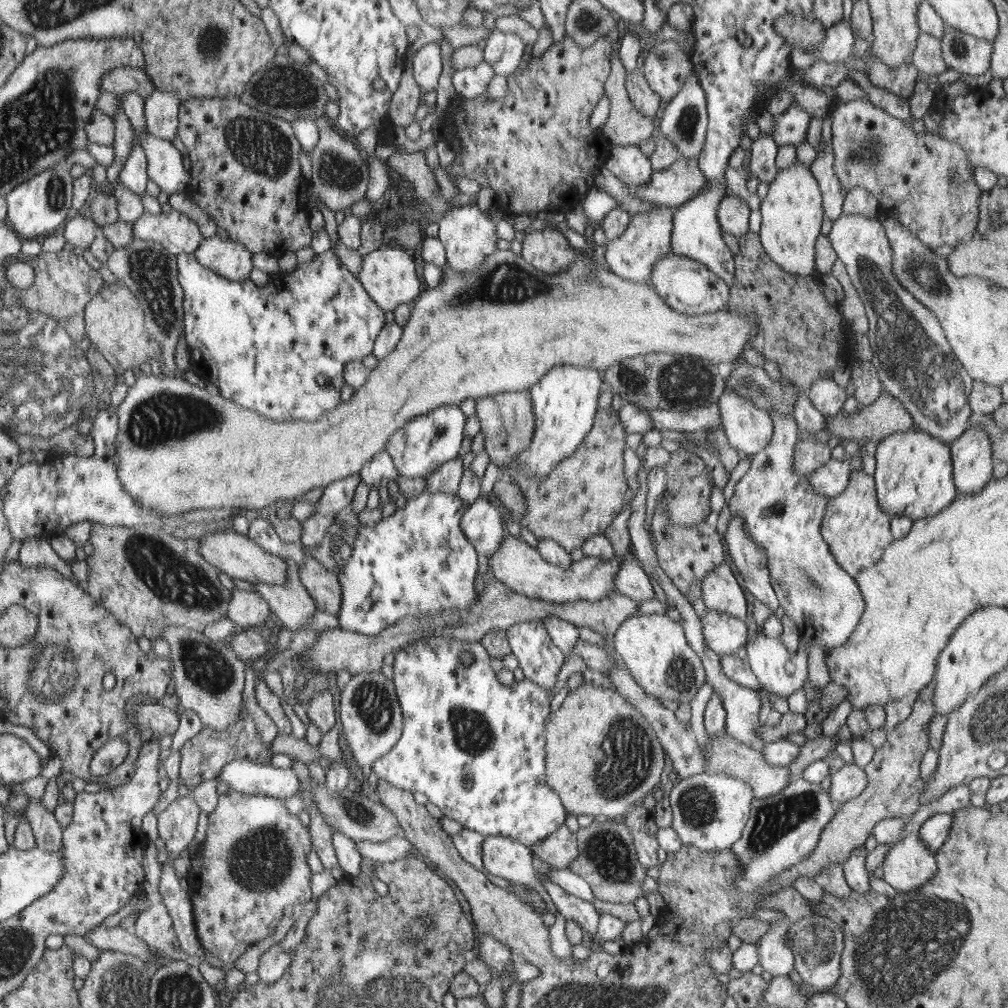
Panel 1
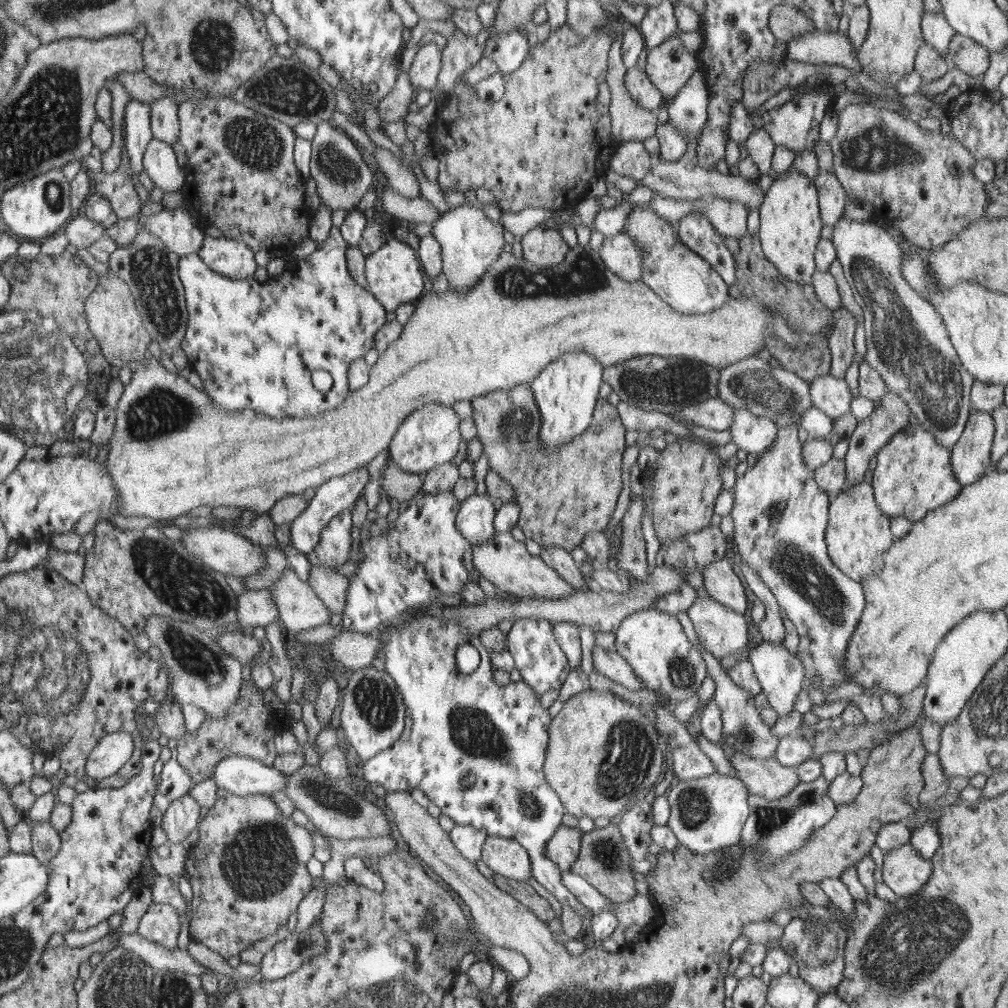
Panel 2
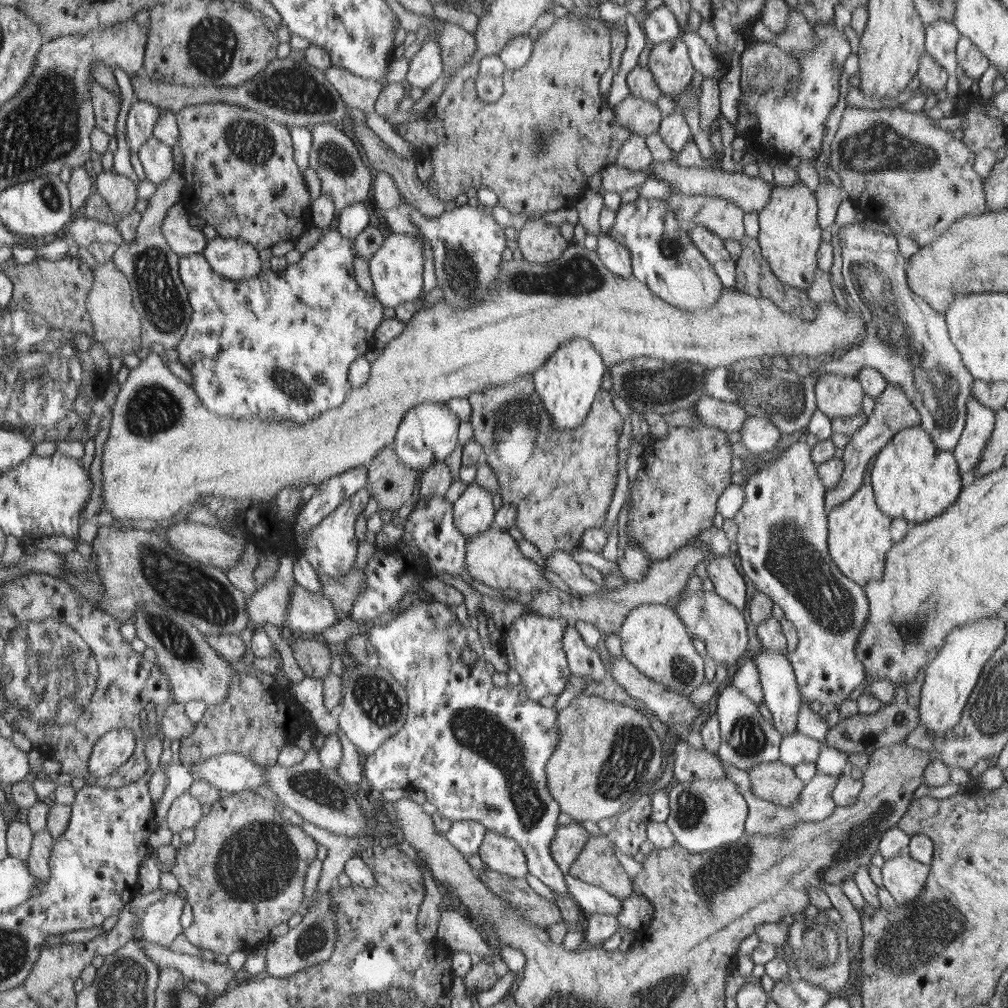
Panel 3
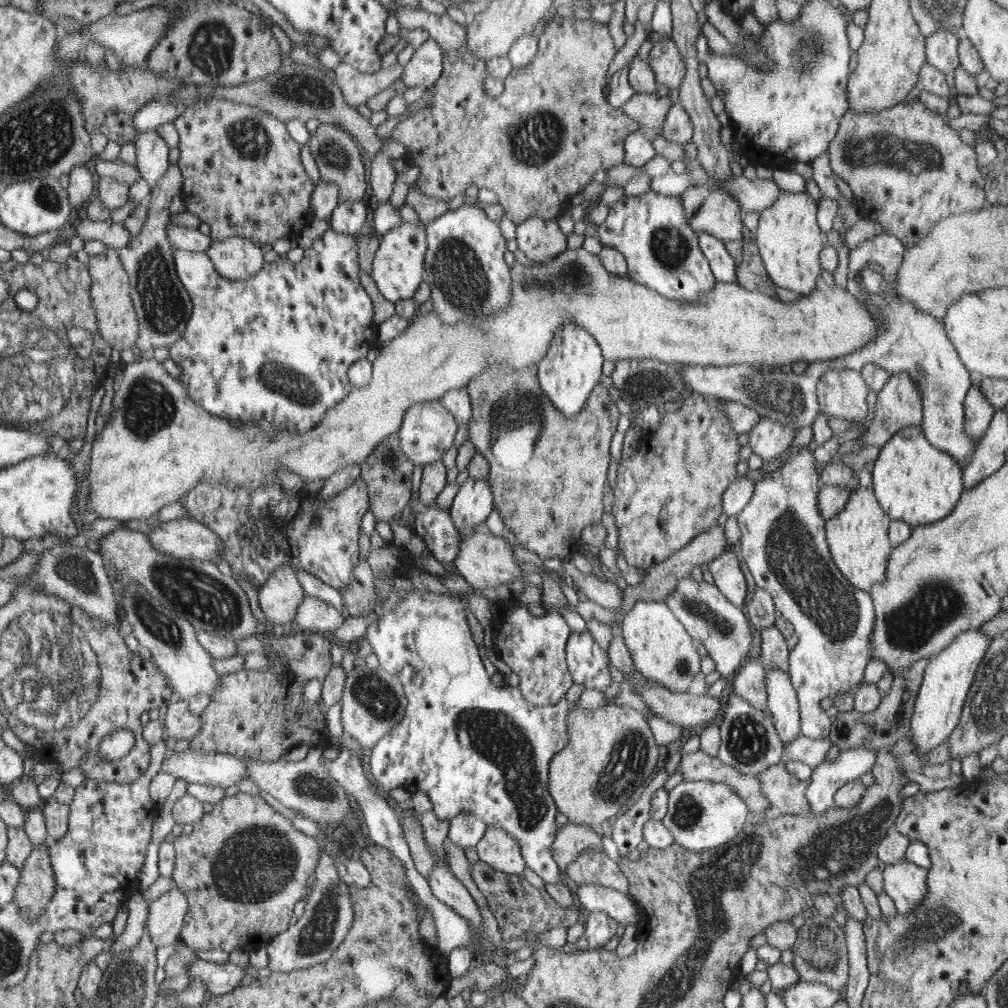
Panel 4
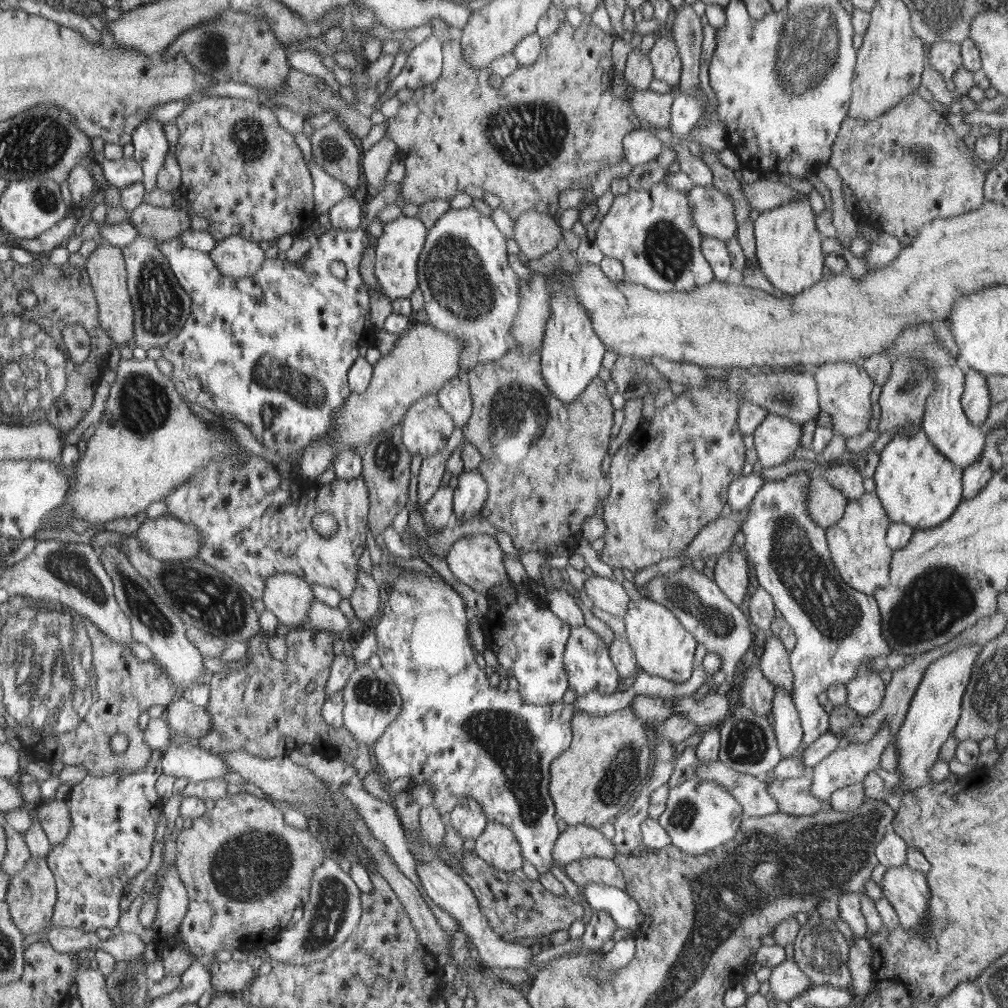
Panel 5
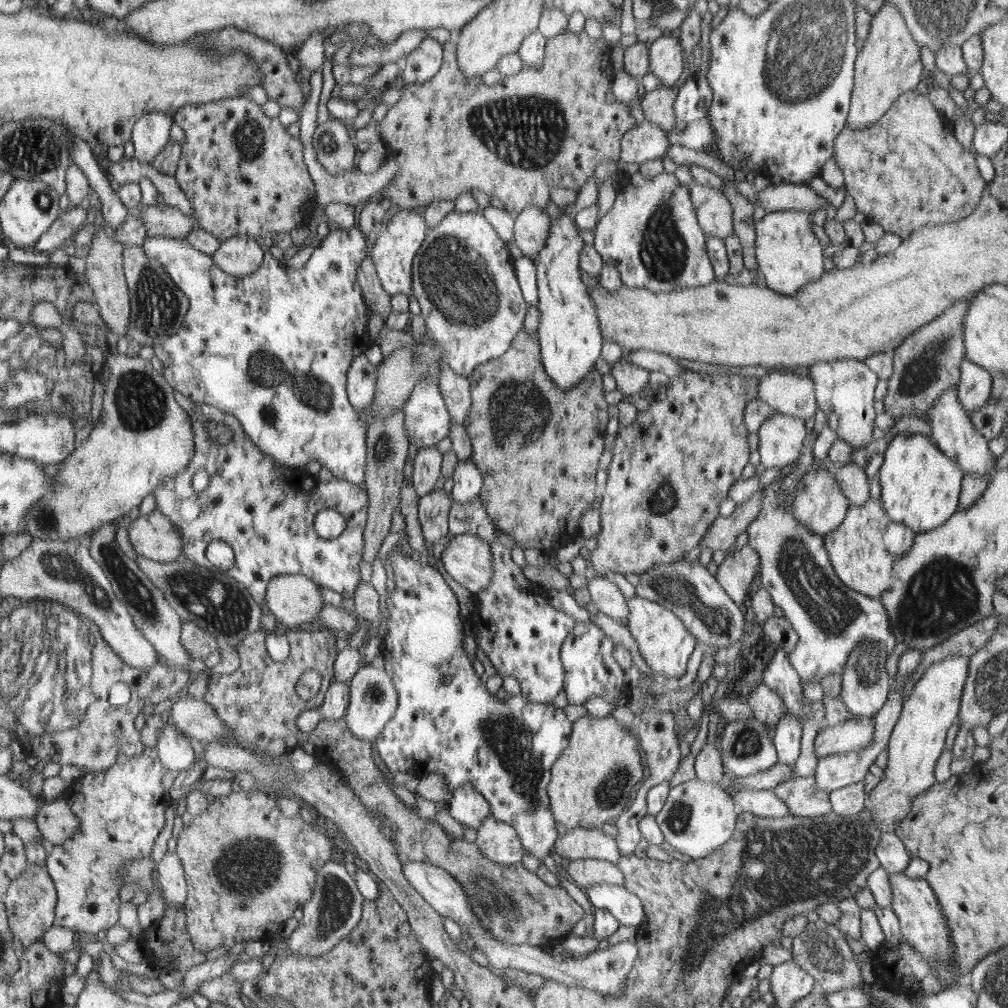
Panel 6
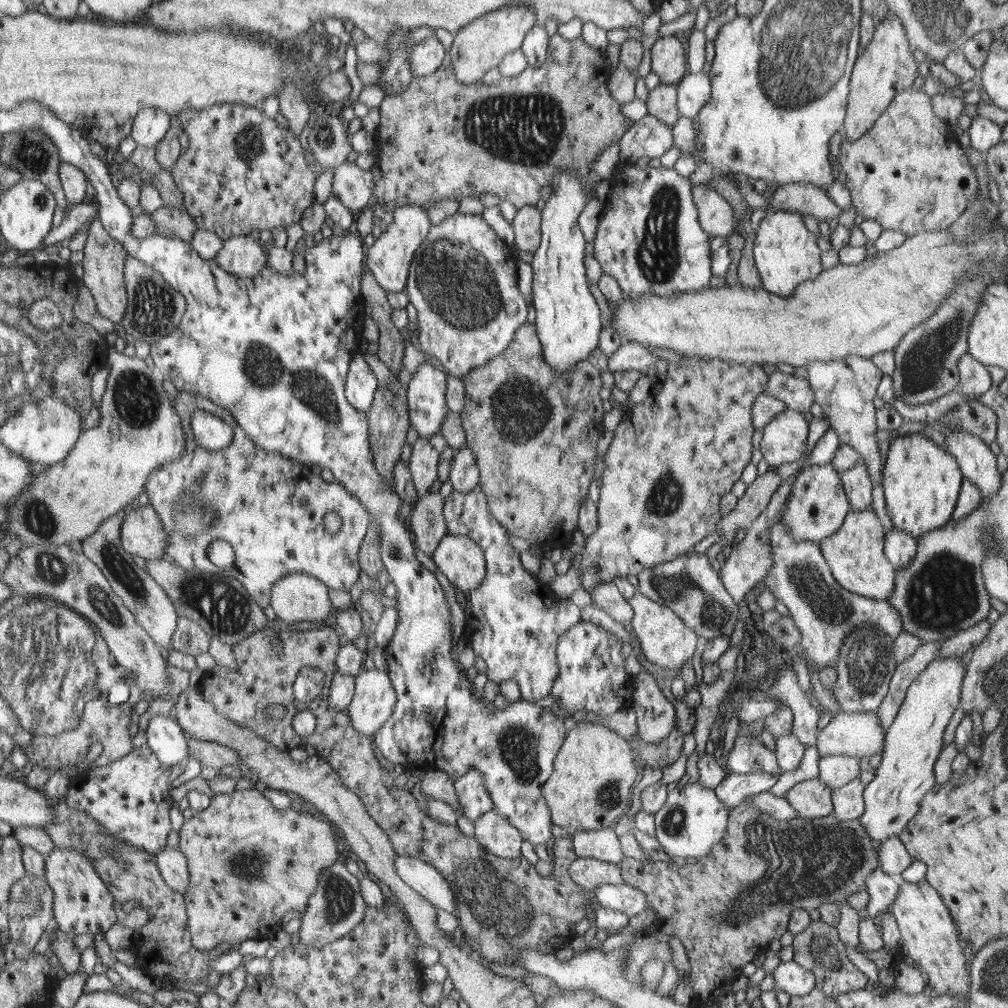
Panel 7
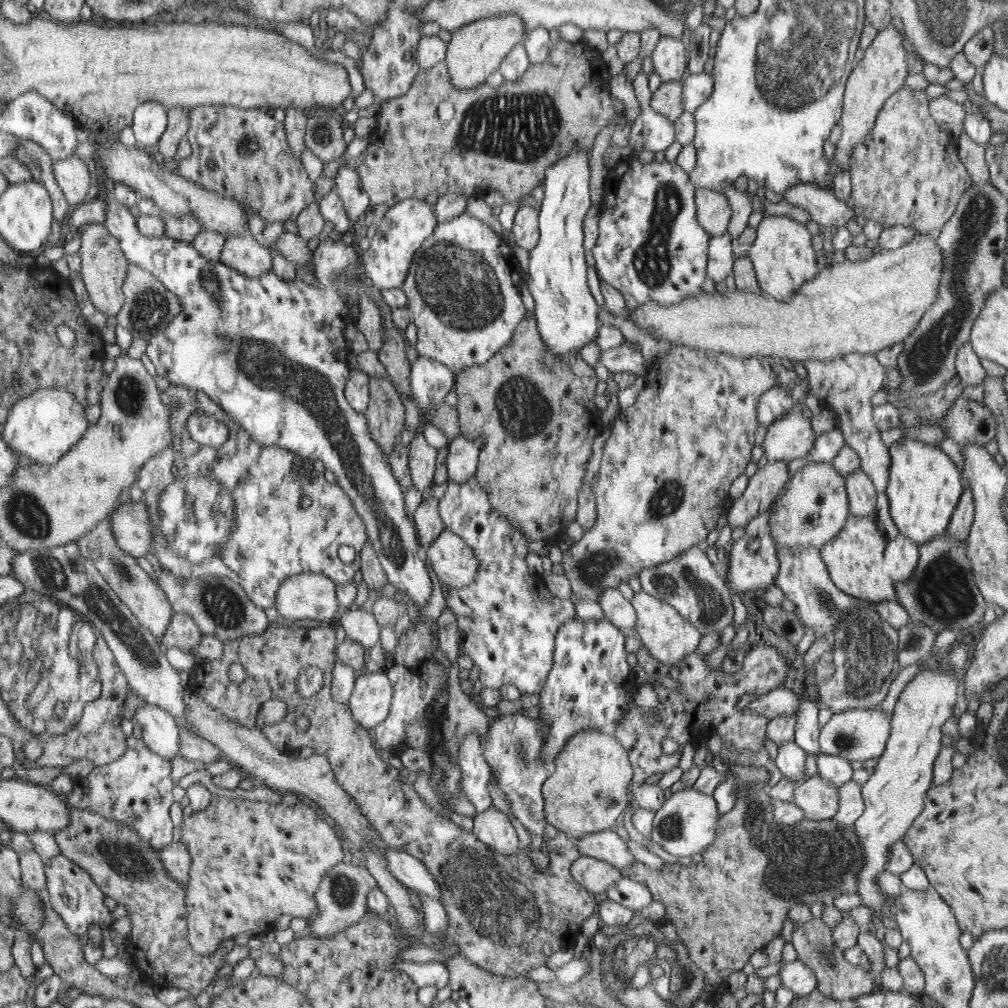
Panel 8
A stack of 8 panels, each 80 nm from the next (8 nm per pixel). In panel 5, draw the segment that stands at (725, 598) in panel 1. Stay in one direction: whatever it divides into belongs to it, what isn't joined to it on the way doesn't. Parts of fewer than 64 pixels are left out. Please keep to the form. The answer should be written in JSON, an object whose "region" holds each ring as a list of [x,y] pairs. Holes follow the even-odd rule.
{"region":[[[737,549],[723,551],[716,557],[716,563],[712,569],[713,582],[719,590],[735,606],[739,606],[747,592],[747,567],[749,566],[744,551]]]}

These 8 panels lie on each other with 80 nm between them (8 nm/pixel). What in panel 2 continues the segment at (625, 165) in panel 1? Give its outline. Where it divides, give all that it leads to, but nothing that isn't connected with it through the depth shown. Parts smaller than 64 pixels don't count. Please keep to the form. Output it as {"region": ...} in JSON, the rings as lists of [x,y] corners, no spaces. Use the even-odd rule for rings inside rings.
{"region":[[[627,141],[621,143],[615,152],[609,168],[617,174],[639,181],[645,177],[652,163],[645,147],[639,141]]]}

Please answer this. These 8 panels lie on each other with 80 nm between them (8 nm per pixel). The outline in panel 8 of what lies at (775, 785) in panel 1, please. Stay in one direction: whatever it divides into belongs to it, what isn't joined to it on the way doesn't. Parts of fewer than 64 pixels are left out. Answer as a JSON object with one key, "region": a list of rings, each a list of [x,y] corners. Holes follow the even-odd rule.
{"region":[[[815,774],[796,784],[792,790],[792,803],[803,811],[804,820],[830,820],[838,807],[837,789]]]}

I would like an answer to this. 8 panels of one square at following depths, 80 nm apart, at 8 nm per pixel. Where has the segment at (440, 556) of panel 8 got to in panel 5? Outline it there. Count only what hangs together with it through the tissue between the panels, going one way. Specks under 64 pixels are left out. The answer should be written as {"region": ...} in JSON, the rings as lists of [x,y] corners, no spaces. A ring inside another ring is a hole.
{"region":[[[487,534],[466,535],[456,540],[445,556],[451,574],[478,593],[488,593],[506,578],[503,567],[504,553],[497,541]]]}

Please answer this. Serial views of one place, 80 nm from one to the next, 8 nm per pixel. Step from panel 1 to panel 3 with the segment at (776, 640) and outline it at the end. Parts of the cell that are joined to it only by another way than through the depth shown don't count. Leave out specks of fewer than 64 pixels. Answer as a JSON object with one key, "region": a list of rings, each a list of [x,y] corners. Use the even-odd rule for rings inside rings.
{"region":[[[762,649],[753,660],[757,667],[763,704],[771,713],[775,730],[785,736],[795,732],[800,692],[787,654]]]}

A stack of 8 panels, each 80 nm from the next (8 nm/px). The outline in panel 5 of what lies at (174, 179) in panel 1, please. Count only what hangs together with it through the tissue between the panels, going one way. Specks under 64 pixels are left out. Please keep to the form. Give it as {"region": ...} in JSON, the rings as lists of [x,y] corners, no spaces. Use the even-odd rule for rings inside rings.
{"region":[[[143,120],[132,133],[134,153],[132,158],[141,167],[143,190],[149,192],[156,186],[156,177],[162,167],[169,146],[162,129],[163,122]]]}

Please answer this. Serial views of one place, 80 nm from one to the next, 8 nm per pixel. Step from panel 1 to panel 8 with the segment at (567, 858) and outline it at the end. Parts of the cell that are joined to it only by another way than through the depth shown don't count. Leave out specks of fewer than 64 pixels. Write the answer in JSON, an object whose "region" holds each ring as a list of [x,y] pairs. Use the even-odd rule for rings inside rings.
{"region":[[[615,830],[593,832],[578,837],[579,849],[582,856],[600,859],[609,862],[609,865],[617,866],[617,870],[629,868],[637,862],[627,851],[625,837],[620,838]]]}

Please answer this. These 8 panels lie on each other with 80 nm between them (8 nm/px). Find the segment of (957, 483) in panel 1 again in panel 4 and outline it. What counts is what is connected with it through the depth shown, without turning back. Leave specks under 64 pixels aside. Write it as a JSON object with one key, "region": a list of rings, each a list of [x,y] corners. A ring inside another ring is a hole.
{"region":[[[974,378],[969,391],[963,398],[964,433],[971,439],[979,441],[991,421],[995,410],[985,401],[985,397],[979,391],[978,378]]]}

